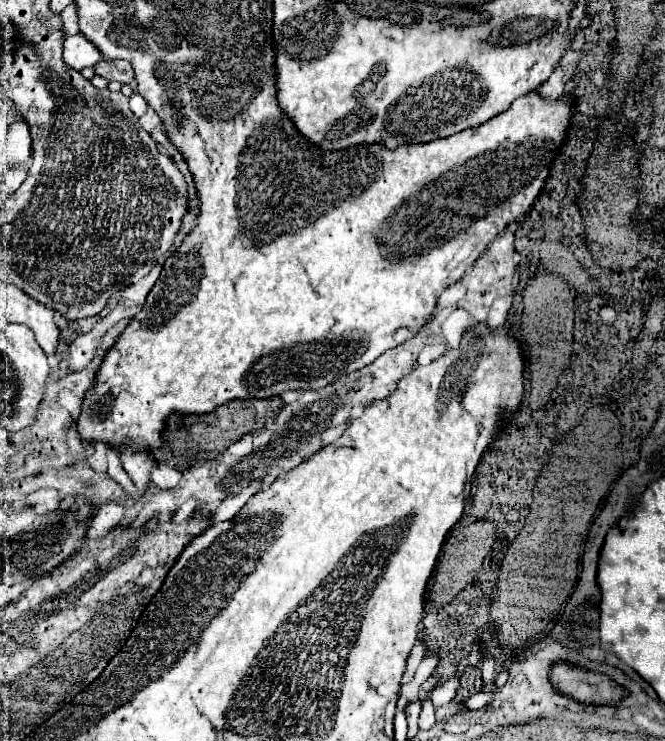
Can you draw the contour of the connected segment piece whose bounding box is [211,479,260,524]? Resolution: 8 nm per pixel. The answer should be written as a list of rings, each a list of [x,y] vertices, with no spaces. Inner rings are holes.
[[[260,480],[253,481],[250,486],[242,489],[239,494],[229,495],[220,505],[211,513],[212,524],[227,521],[232,519],[245,503],[252,497],[257,487],[259,487]]]

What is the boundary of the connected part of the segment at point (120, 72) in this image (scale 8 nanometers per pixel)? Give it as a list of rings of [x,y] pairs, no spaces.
[[[101,61],[95,65],[95,73],[119,83],[131,83],[133,81],[133,67],[127,61]]]

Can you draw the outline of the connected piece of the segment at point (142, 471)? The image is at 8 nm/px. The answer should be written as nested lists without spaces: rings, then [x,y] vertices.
[[[119,445],[117,447],[123,469],[127,471],[127,475],[131,477],[131,481],[135,483],[135,487],[145,493],[151,485],[151,467],[153,467],[153,459],[149,453],[145,453],[143,449],[135,449],[131,445]]]

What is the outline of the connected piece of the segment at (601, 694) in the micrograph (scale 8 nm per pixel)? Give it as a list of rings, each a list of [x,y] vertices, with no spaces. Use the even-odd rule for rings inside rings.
[[[567,661],[553,663],[549,671],[549,681],[559,693],[571,695],[585,707],[613,705],[629,695],[627,689],[623,689],[607,675],[597,671],[585,671],[583,667],[575,667]]]

